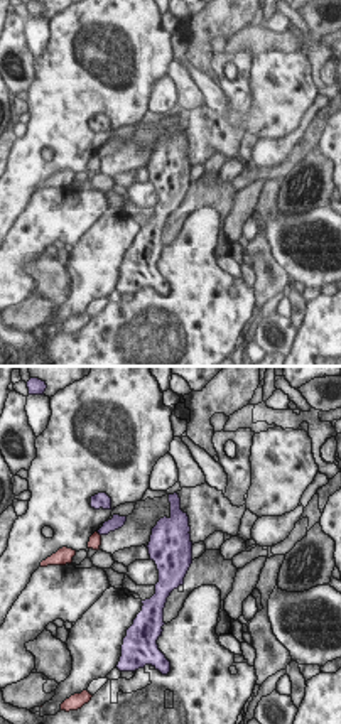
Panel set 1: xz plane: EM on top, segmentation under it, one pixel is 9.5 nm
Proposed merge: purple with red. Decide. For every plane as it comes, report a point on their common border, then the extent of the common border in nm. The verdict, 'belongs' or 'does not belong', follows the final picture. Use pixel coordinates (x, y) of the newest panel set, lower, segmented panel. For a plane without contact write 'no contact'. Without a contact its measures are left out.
no contact

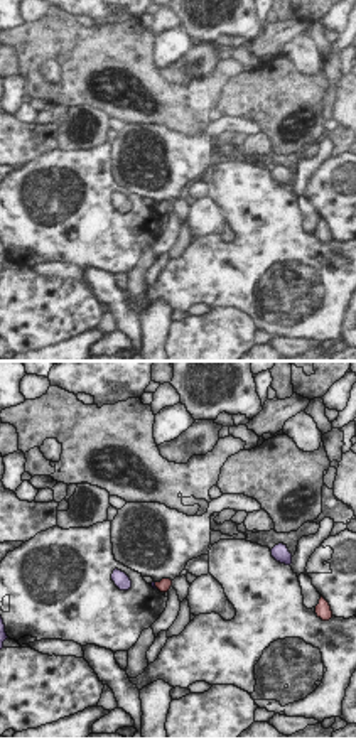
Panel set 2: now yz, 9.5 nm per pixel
(154, 586) | 70 nm

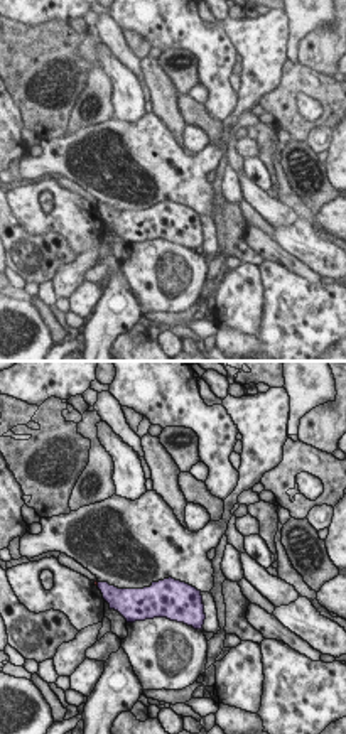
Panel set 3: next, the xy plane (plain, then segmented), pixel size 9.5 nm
no contact

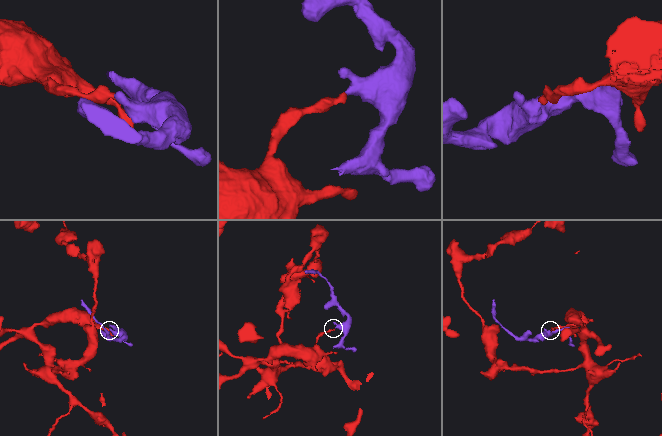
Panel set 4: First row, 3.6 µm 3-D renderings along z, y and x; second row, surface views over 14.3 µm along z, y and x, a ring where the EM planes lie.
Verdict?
does not belong

